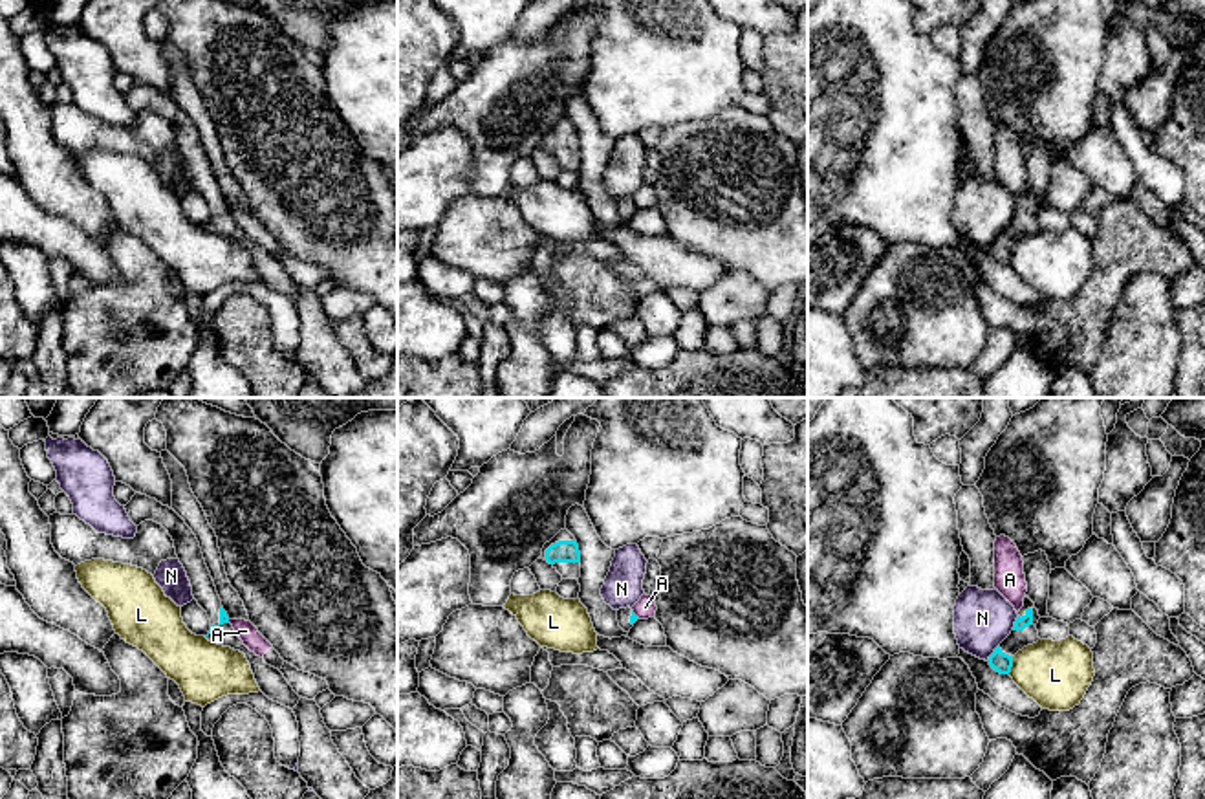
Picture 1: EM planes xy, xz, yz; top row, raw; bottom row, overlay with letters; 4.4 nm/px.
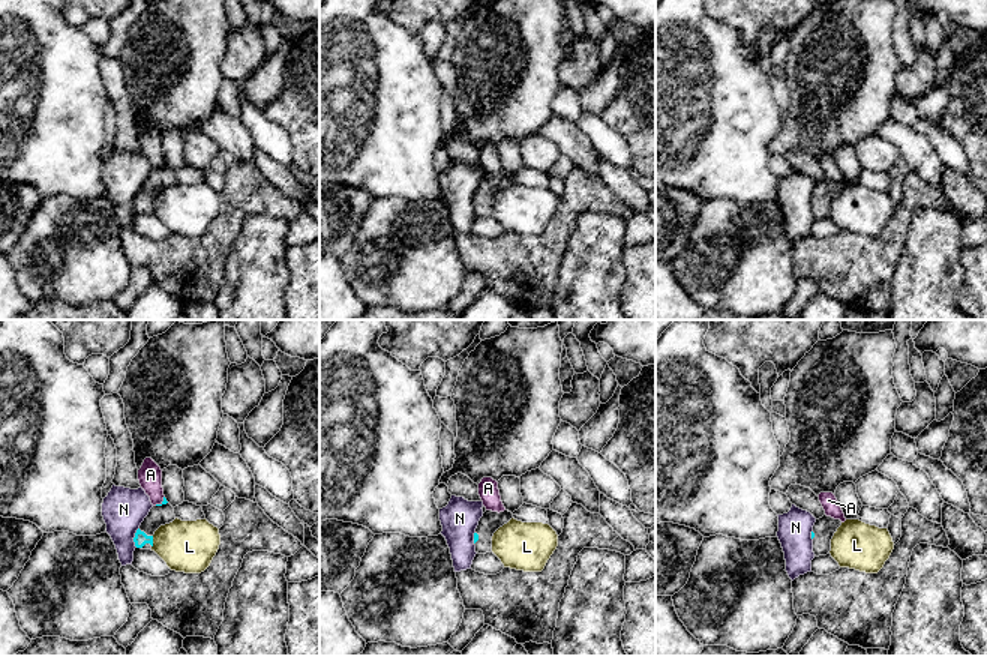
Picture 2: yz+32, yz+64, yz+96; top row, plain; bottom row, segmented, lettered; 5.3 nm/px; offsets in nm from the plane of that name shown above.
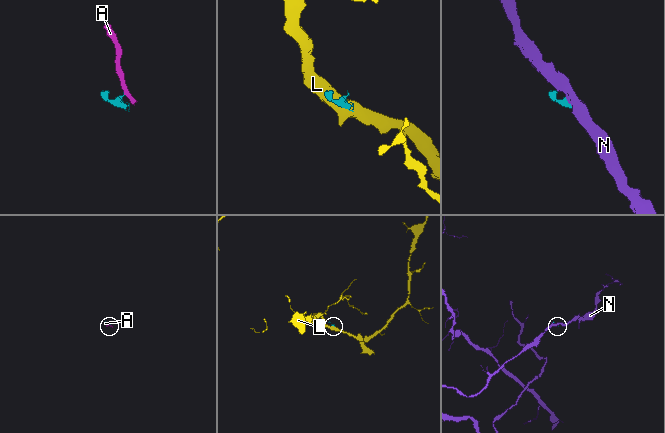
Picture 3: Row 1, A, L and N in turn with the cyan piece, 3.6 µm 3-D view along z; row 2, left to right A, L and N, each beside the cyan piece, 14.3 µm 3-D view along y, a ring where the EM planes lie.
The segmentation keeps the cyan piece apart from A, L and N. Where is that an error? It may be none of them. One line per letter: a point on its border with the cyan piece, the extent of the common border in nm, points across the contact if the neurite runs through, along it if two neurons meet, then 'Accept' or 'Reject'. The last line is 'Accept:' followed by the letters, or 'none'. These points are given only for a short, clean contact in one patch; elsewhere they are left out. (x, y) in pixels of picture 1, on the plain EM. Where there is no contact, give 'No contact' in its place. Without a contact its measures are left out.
A: Touches cyan at xz (634, 204). Shared border 60 nm. Boundary: xz (632, 198), (640, 207). Reject
L: Touches cyan at yz (1011, 255). Shared border 80 nm. Boundary: yz (1013, 246), (1013, 255), (1008, 262). Reject
N: Touches cyan at yz (993, 242). Shared border 90 nm. Boundary: yz (998, 233), (987, 250). Reject
Accept: none

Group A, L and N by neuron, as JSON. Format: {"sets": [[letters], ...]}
{"sets": [["A"], ["L"], ["N"]]}

